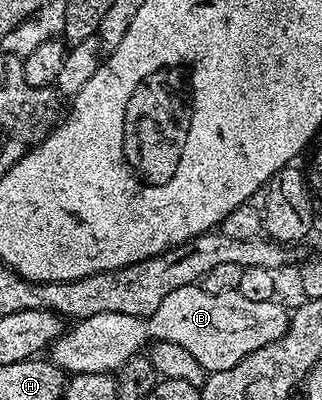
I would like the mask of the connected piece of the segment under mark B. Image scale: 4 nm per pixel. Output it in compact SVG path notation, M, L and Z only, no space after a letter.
M191 285L172 289L172 293L168 293L168 297L164 297L164 301L160 301L158 308L145 317L128 313L96 313L87 319L77 320L72 325L75 327L67 326L60 338L50 344L48 358L51 363L55 363L57 367L67 373L76 375L85 371L114 373L117 372L120 365L124 365L124 361L139 354L151 341L162 340L175 342L188 349L188 352L196 357L207 373L223 371L232 369L232 365L236 365L244 357L248 357L248 353L282 338L290 327L290 317L291 312L285 311L274 299L252 301L249 297L244 297L238 290L208 292L200 285Z

